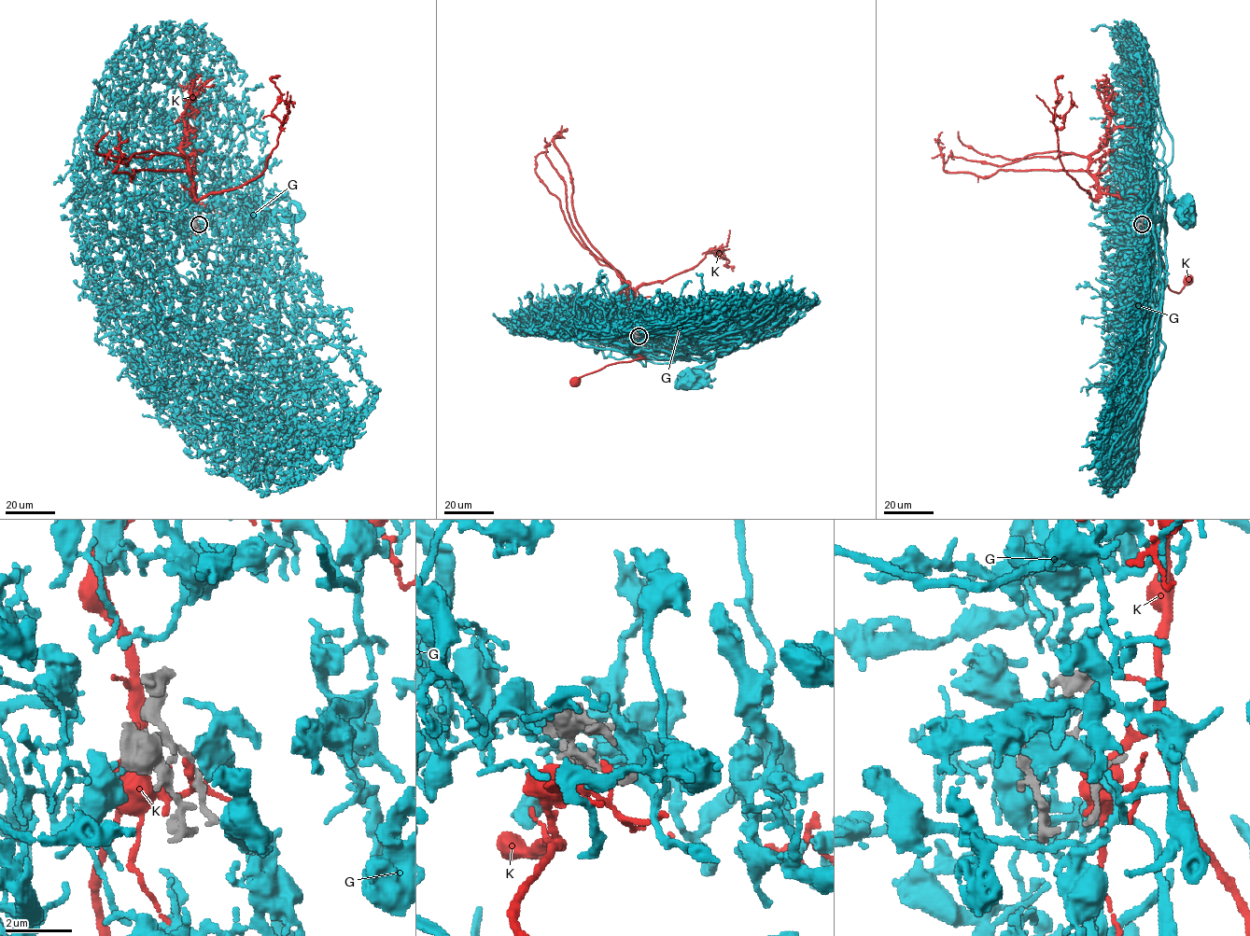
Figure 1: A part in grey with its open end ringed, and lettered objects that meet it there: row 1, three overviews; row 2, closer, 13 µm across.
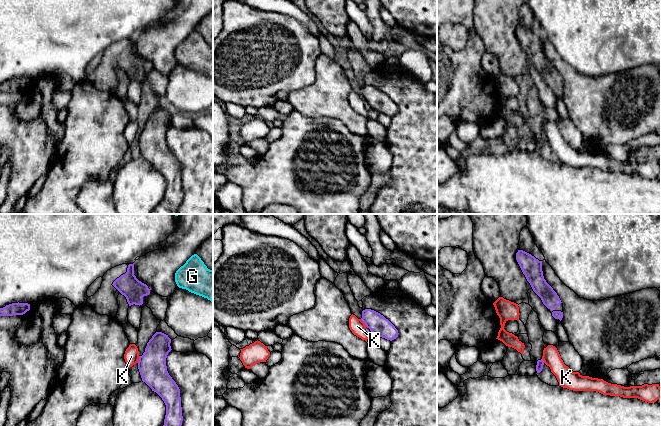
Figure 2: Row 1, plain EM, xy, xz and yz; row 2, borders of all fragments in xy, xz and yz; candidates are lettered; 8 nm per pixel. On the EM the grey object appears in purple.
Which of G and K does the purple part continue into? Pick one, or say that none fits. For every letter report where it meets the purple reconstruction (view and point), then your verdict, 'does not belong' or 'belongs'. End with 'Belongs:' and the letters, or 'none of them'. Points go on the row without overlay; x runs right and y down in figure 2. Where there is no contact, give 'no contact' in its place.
G: no contact | belongs
K: xz (364, 98) | does not belong
Belongs: G

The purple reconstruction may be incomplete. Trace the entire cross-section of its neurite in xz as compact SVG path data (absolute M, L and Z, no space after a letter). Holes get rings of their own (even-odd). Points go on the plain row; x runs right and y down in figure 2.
M363 86L361 96L365 99L366 103L370 105L371 109L379 113L390 117L398 113L399 109L395 102L383 91L374 86Z

